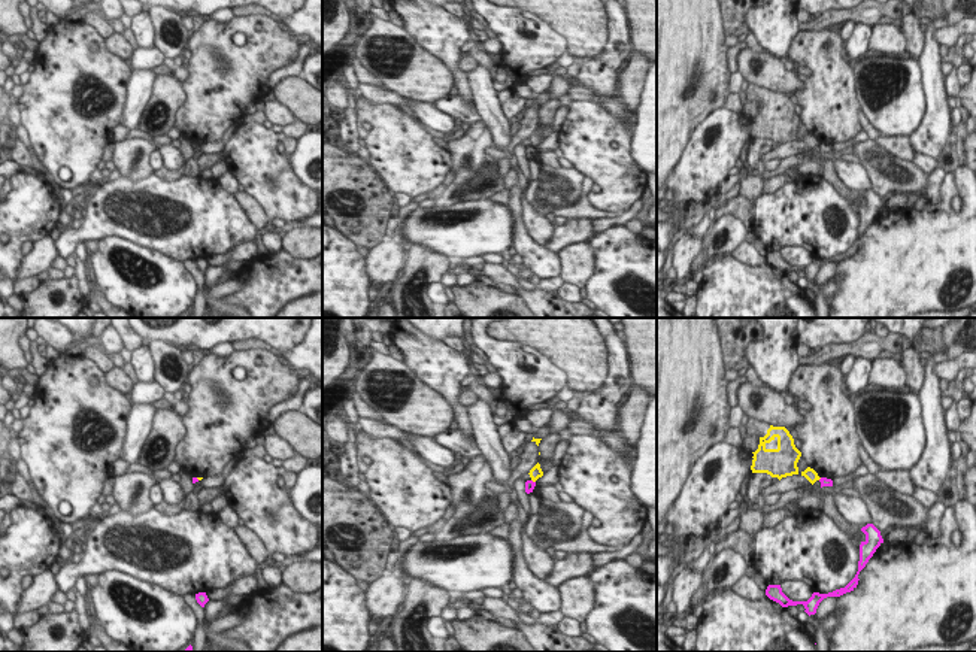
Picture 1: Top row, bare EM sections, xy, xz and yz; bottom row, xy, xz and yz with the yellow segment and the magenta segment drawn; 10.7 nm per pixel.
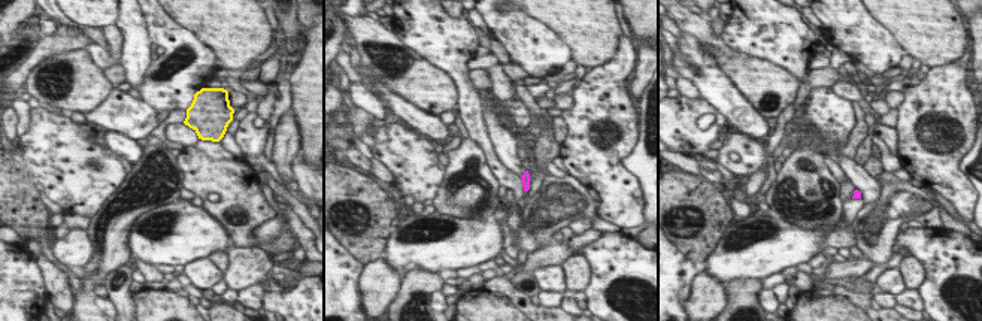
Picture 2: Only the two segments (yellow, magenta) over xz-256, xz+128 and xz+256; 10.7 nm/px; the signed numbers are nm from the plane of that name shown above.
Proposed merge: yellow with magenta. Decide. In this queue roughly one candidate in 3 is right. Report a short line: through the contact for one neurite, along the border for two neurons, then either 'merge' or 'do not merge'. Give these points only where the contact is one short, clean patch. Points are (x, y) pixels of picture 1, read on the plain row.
line xz (532, 145), (535, 148); do not merge

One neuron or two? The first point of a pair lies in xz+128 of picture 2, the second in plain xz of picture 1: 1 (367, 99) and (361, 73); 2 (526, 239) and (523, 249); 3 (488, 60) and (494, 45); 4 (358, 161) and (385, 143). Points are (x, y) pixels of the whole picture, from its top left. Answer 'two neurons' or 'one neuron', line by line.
1: two neurons
2: two neurons
3: one neuron
4: two neurons

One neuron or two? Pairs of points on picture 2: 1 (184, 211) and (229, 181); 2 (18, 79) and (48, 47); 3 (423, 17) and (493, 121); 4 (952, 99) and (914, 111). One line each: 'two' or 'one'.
1: two
2: one
3: two
4: one

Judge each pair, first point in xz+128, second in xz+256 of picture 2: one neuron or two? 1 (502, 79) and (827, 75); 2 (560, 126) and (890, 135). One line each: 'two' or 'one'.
1: two
2: two

